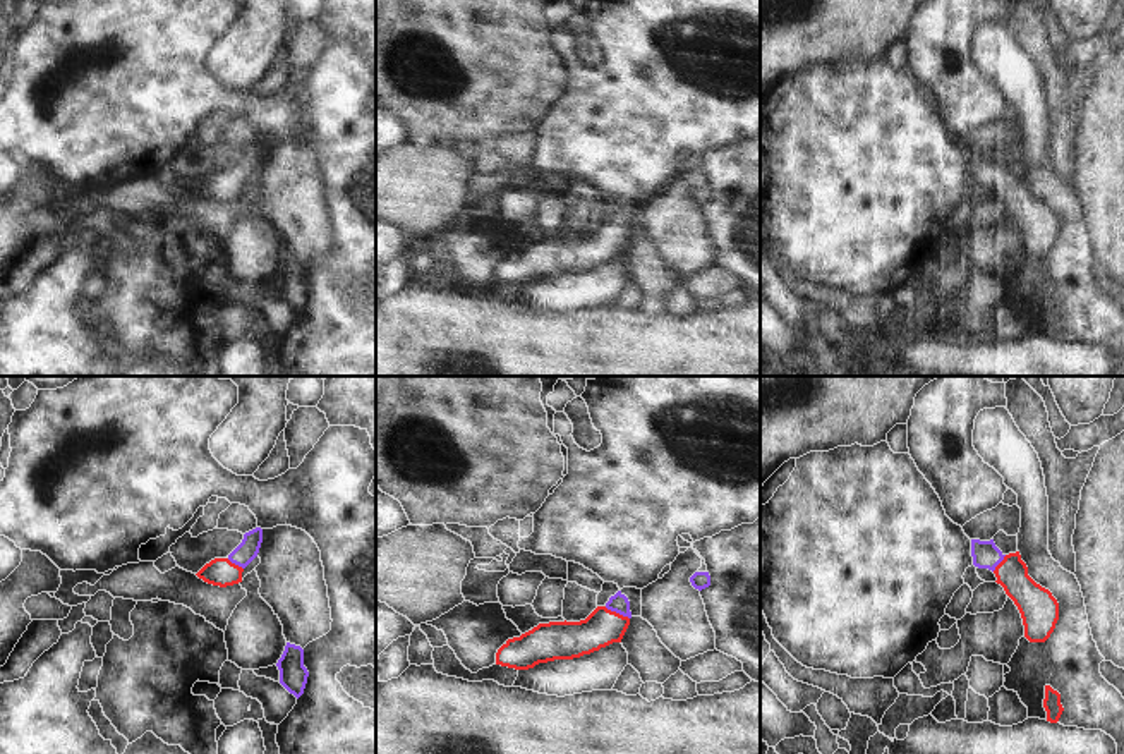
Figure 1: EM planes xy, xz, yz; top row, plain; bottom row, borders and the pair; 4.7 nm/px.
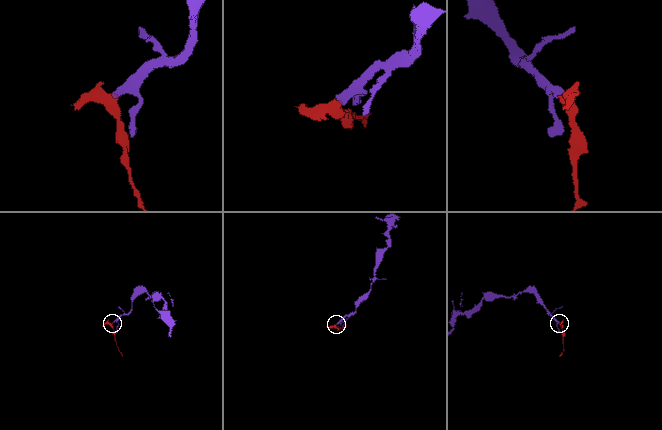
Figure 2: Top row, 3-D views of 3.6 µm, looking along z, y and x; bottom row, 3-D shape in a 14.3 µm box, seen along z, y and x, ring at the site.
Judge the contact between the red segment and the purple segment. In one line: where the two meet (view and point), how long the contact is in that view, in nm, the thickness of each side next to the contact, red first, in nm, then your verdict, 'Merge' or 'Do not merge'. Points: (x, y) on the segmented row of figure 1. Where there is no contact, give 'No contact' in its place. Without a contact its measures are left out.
Touches red at xz (615, 612). Shared border 130 nm. Thickness 180 nm (red) against 90 nm. Merge.

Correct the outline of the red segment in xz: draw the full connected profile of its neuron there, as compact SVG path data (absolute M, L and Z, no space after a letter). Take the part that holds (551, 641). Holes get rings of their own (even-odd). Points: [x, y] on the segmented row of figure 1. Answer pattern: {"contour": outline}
{"contour": "M618 591L585 620L539 623L520 637L508 639L496 653L496 665L529 670L539 663L590 654L621 642L630 618L630 601Z"}

